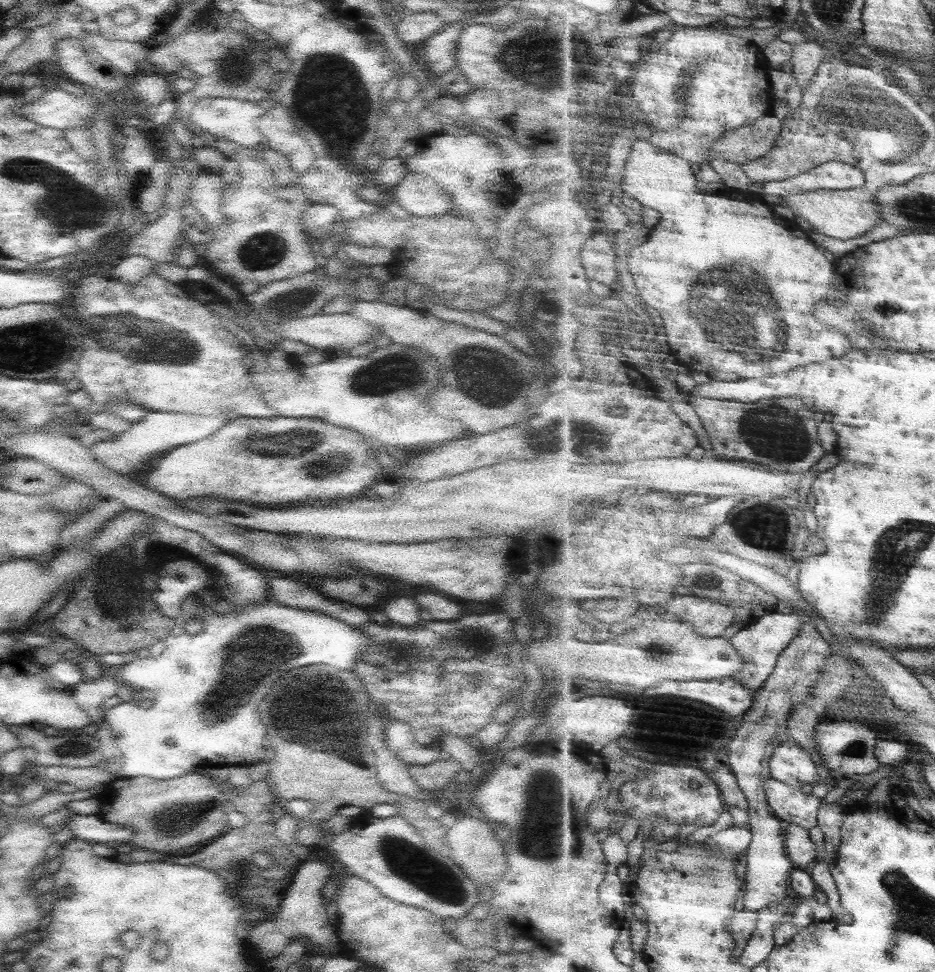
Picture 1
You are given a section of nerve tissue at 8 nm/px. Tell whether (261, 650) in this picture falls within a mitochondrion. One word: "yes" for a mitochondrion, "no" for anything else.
yes

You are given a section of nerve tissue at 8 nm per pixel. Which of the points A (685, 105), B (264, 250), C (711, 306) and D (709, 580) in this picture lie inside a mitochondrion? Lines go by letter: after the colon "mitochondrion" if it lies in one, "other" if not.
A: mitochondrion
B: mitochondrion
C: mitochondrion
D: mitochondrion

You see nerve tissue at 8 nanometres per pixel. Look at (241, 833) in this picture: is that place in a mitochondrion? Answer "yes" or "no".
no

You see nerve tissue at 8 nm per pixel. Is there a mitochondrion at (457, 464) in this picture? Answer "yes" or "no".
no

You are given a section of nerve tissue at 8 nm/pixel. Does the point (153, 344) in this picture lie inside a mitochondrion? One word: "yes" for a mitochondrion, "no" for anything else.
yes

